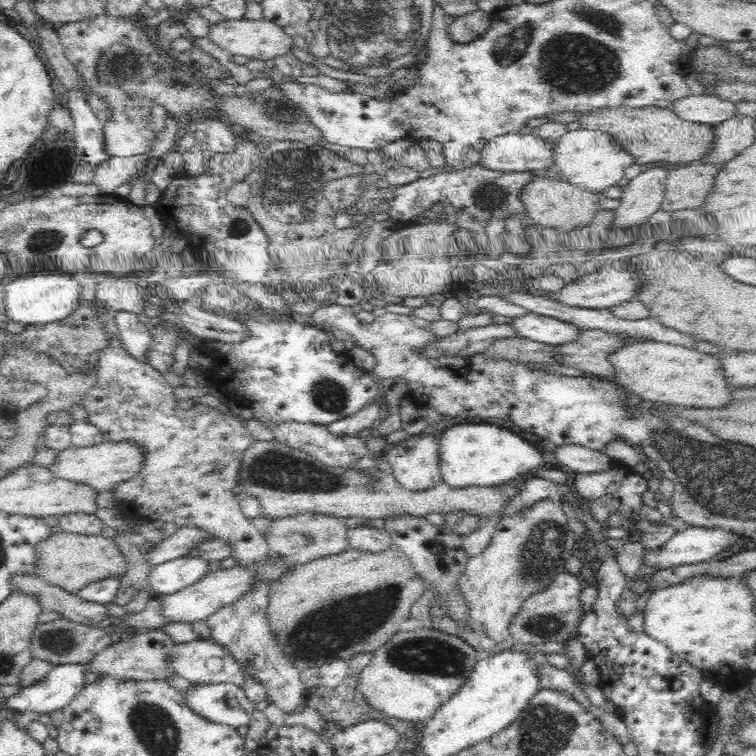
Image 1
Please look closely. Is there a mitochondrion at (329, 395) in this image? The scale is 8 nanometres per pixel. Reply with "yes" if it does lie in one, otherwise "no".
yes

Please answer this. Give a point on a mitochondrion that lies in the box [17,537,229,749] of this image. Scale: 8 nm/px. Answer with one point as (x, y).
(60, 642)

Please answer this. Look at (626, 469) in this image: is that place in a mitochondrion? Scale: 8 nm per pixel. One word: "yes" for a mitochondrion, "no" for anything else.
no

